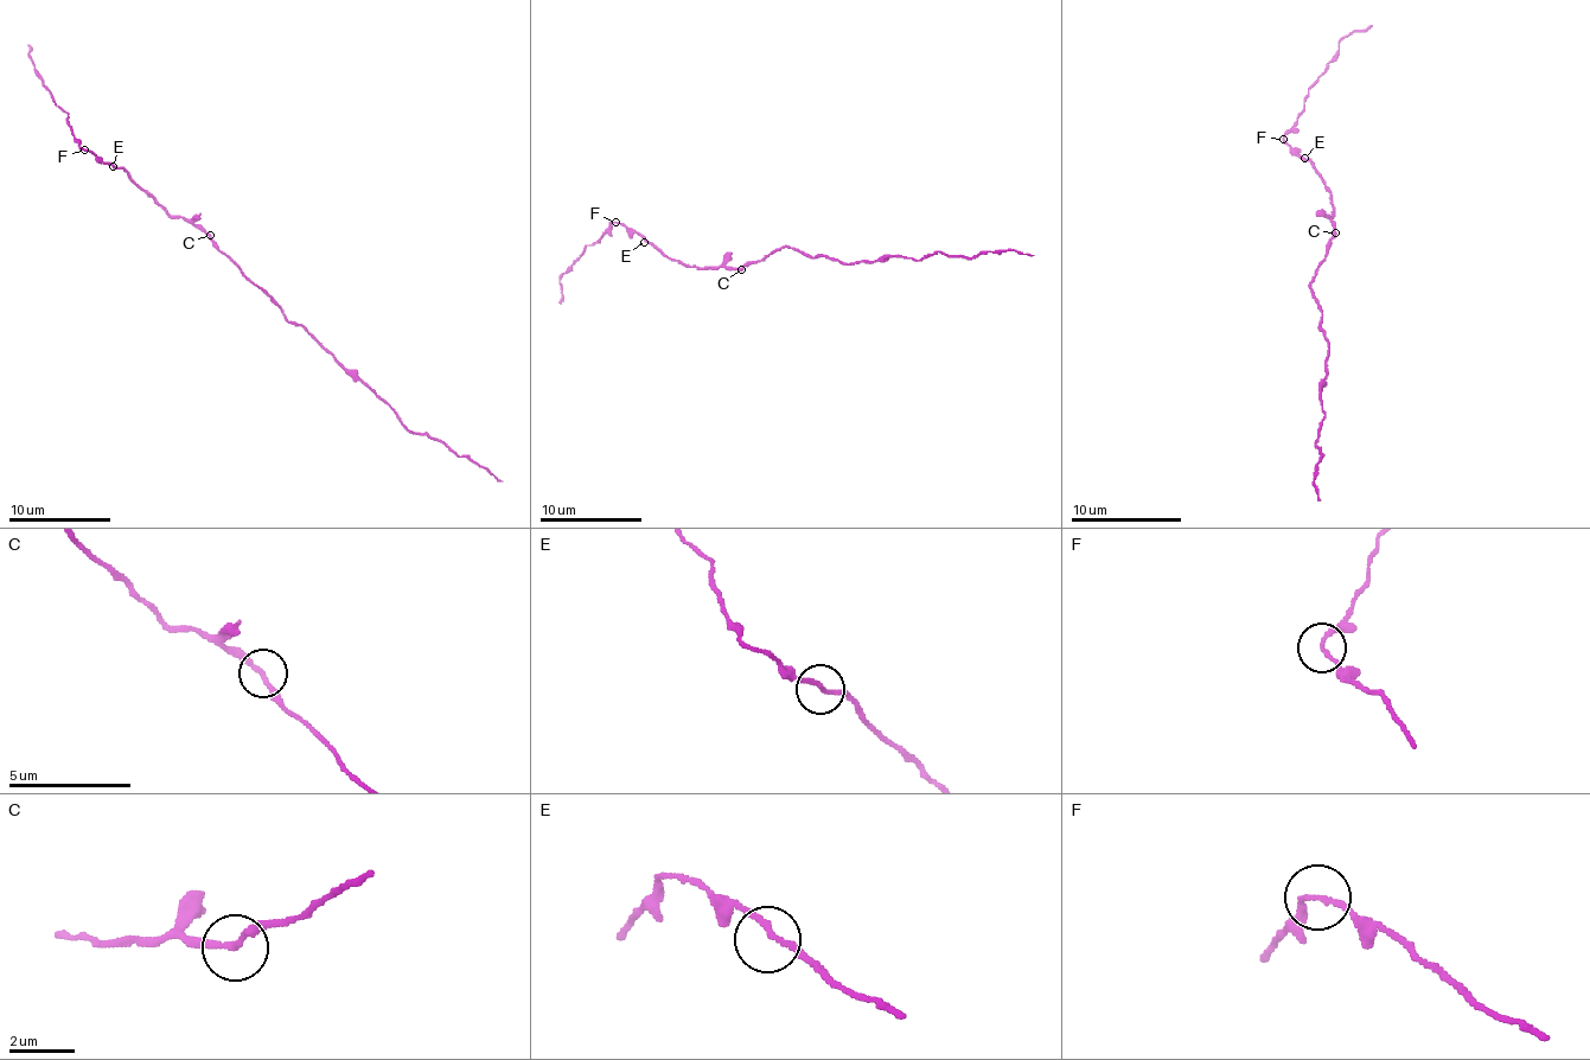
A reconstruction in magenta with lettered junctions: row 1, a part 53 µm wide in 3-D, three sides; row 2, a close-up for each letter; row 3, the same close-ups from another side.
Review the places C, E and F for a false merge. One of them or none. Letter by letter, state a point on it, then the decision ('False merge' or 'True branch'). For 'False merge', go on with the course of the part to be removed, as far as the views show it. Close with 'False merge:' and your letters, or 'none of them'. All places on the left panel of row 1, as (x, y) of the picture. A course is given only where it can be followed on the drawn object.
C: Place: (210, 235). True branch
E: Place: (113, 166). True branch
F: Place: (84, 149). False merge. Course of the part to remove: (84, 148), (72, 136), (66, 113), (31, 59), (29, 44)
False merge: F

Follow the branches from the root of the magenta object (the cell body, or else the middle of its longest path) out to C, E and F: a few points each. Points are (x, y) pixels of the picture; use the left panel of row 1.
C: (232, 263), (210, 235)
E: (232, 263), (204, 230), (182, 217), (171, 217), (126, 172), (113, 166)
F: (232, 263), (204, 230), (182, 217), (171, 217), (126, 172), (100, 161), (84, 148)

